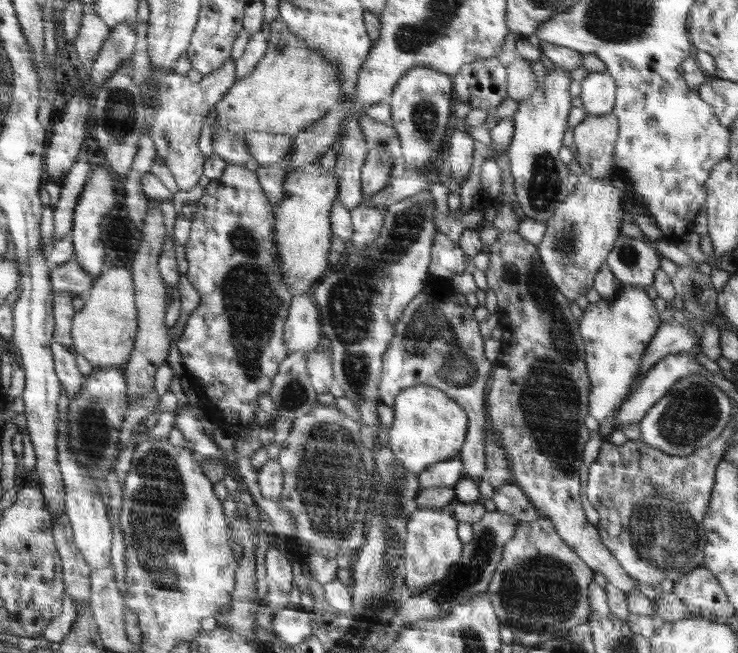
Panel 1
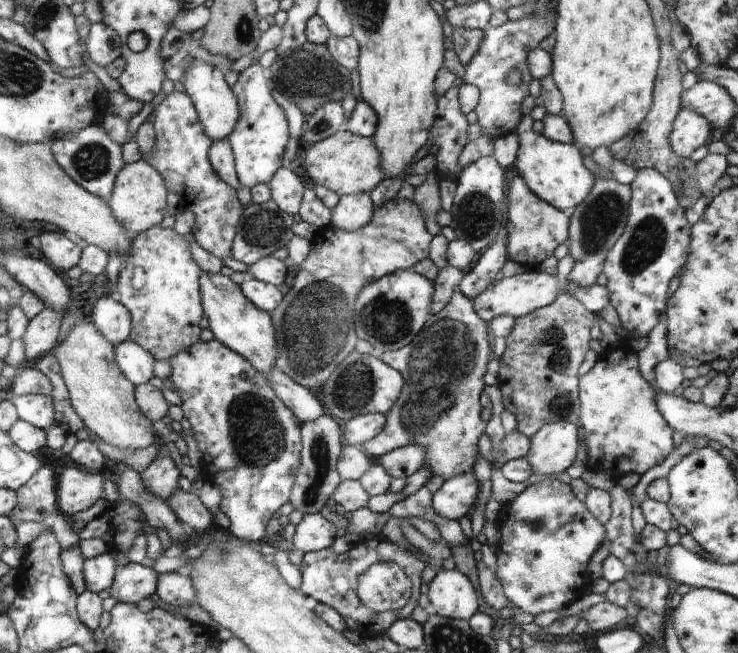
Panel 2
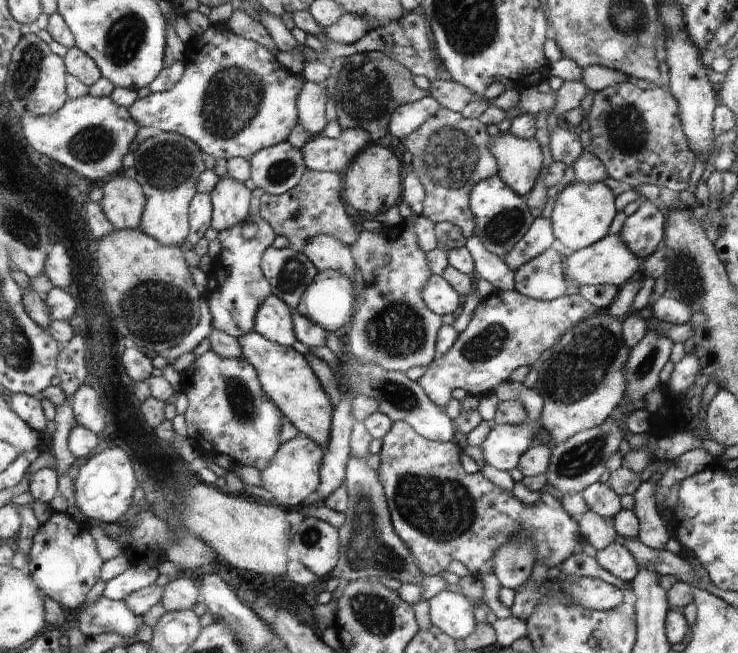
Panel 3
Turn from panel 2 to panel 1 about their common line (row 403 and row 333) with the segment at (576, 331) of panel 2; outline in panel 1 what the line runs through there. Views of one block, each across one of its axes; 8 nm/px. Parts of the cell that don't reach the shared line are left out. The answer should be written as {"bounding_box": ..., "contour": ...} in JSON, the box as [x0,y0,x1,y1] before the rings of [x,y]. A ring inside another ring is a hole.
{"bounding_box":[485,192,637,594],"contour":[[[502,192],[498,199],[500,200],[501,206],[493,220],[494,228],[499,231],[498,240],[496,240],[490,248],[488,269],[485,271],[486,279],[488,280],[488,289],[492,289],[494,293],[496,293],[496,297],[498,297],[496,318],[498,319],[498,327],[502,329],[503,332],[501,354],[496,361],[498,366],[495,372],[492,373],[492,383],[490,383],[490,391],[488,391],[487,412],[488,418],[492,418],[491,428],[510,460],[511,476],[516,480],[518,486],[522,488],[522,492],[526,494],[539,513],[544,517],[548,517],[554,523],[560,538],[563,538],[564,542],[572,547],[572,550],[575,550],[576,555],[579,555],[580,559],[586,562],[588,567],[596,573],[600,572],[600,574],[603,574],[608,583],[617,586],[627,594],[630,590],[637,588],[636,579],[632,578],[627,571],[620,567],[615,556],[604,546],[602,540],[599,538],[599,532],[596,532],[597,528],[594,528],[594,525],[586,520],[584,510],[582,510],[582,504],[580,504],[580,496],[582,496],[582,494],[580,494],[580,488],[582,488],[582,484],[580,484],[578,470],[580,470],[580,466],[582,466],[582,448],[584,448],[584,444],[588,442],[588,430],[586,430],[586,426],[584,426],[584,418],[588,416],[588,394],[591,394],[591,379],[590,375],[587,374],[586,347],[580,335],[579,322],[572,315],[568,299],[565,298],[564,294],[561,294],[559,288],[552,283],[550,276],[547,274],[546,267],[543,265],[542,258],[540,258],[538,246],[527,243],[526,240],[518,234],[518,224],[522,218],[514,212],[509,198]]]}

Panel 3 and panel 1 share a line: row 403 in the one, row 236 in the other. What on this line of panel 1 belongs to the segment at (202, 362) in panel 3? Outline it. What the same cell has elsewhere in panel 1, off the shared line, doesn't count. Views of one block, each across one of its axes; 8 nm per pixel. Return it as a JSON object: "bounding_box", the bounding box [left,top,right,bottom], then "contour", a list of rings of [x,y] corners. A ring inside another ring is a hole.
{"bounding_box":[178,164,292,435],"contour":[[[230,164],[218,180],[203,188],[191,222],[188,242],[184,245],[188,262],[186,275],[198,290],[200,305],[184,324],[178,350],[203,407],[216,406],[216,416],[222,416],[224,430],[234,435],[241,429],[251,429],[256,423],[257,400],[268,394],[280,363],[288,356],[283,346],[283,327],[292,299],[283,284],[282,264],[276,250],[275,208],[264,193],[257,171]]]}

